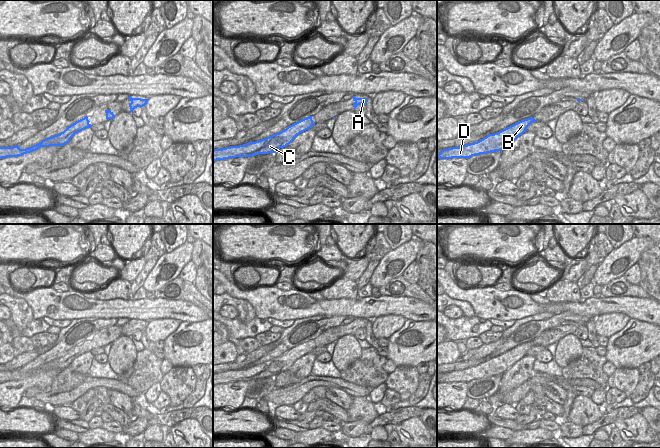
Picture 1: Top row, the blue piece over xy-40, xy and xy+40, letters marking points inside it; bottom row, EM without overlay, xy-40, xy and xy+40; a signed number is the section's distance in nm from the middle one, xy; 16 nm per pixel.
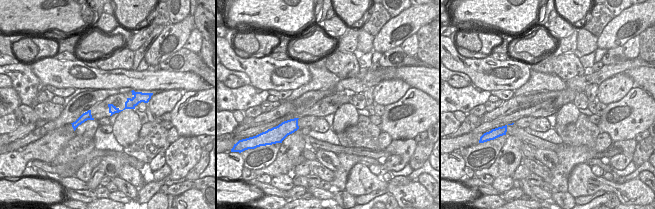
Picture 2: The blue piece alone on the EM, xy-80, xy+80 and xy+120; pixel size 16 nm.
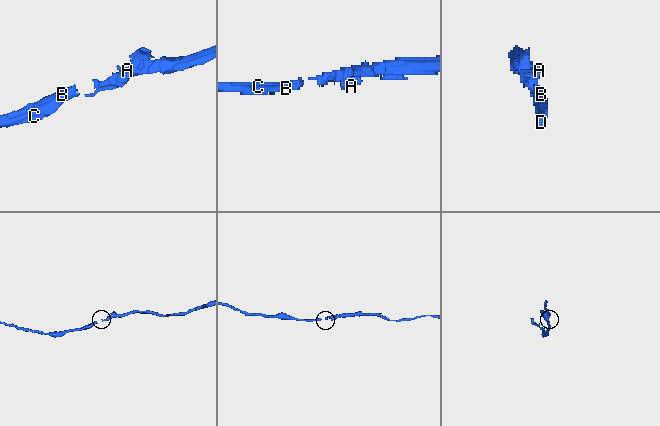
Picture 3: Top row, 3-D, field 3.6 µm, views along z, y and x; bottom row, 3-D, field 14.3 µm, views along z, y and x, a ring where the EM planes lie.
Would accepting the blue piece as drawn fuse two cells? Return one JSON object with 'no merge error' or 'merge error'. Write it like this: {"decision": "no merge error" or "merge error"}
{"decision": "no merge error"}

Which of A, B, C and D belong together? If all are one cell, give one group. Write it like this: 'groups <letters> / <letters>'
groups A B C D

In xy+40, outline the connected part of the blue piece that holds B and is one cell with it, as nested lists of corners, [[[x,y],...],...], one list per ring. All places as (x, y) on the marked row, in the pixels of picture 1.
[[[533,117],[521,120],[497,133],[488,134],[483,139],[467,145],[443,149],[437,159],[470,158],[472,156],[502,151],[517,137],[526,132],[527,127],[536,122]]]

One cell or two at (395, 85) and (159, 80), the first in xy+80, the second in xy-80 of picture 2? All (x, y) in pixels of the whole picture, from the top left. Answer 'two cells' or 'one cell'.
two cells

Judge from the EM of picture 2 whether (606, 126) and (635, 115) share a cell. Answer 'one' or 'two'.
one

